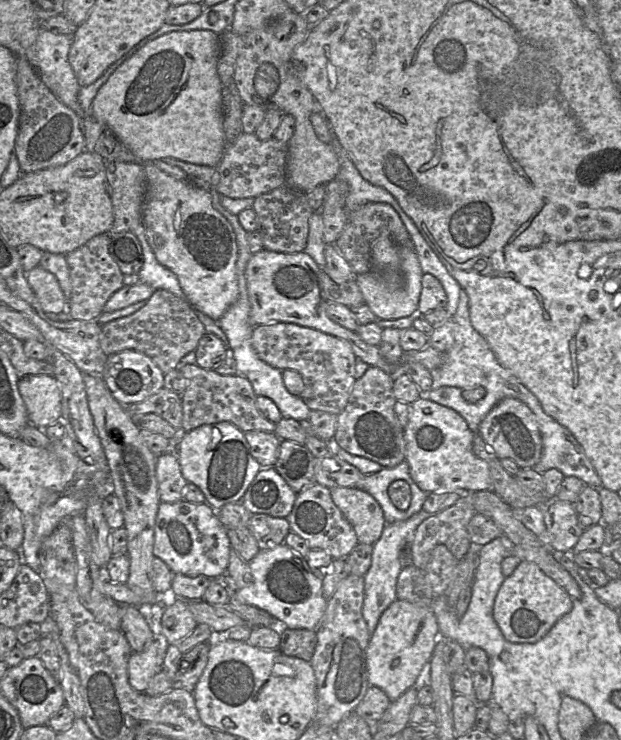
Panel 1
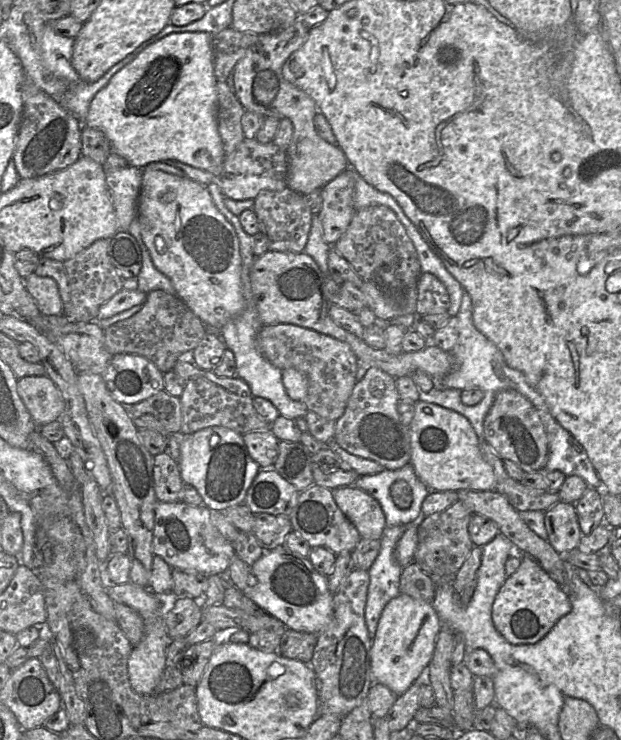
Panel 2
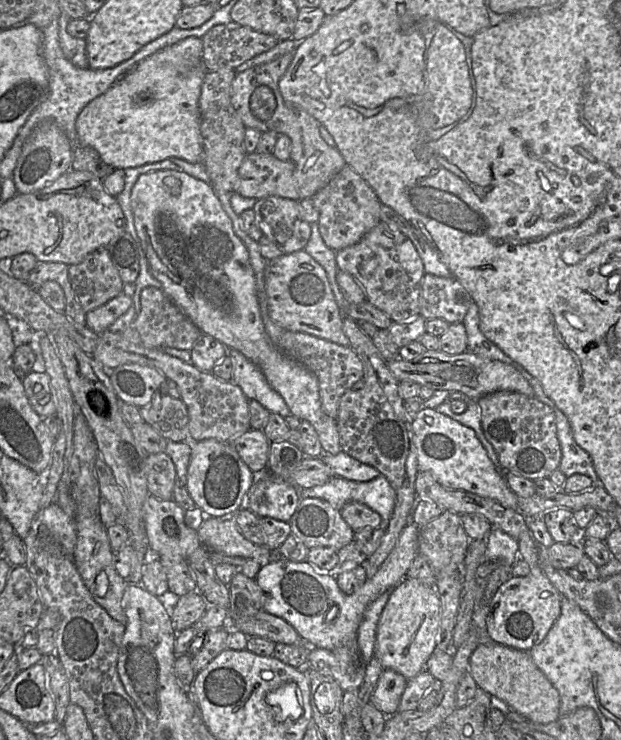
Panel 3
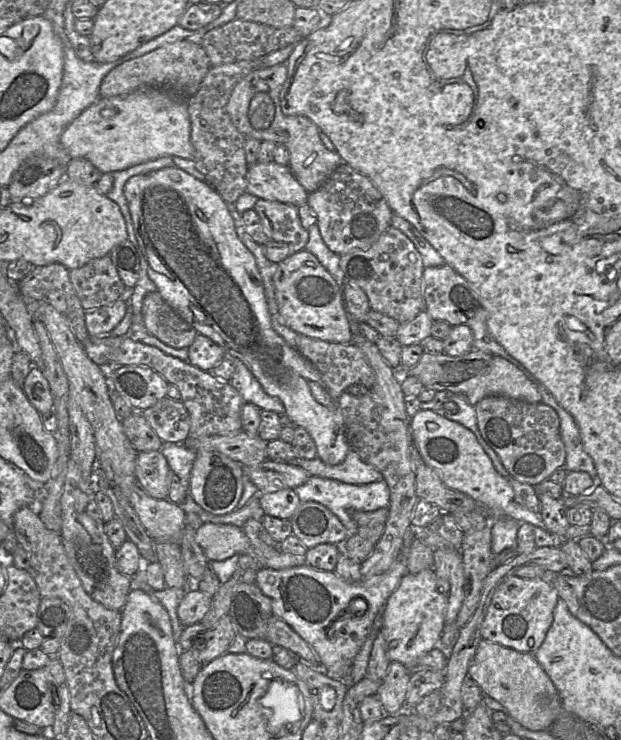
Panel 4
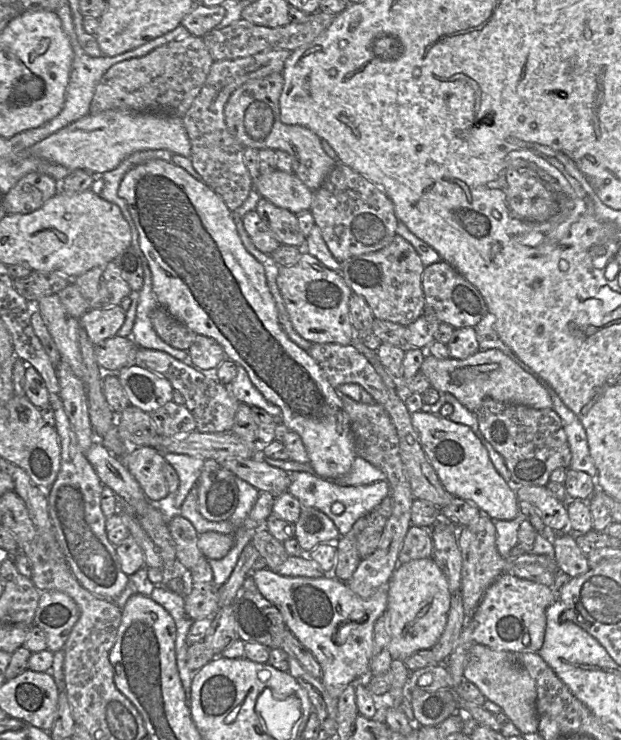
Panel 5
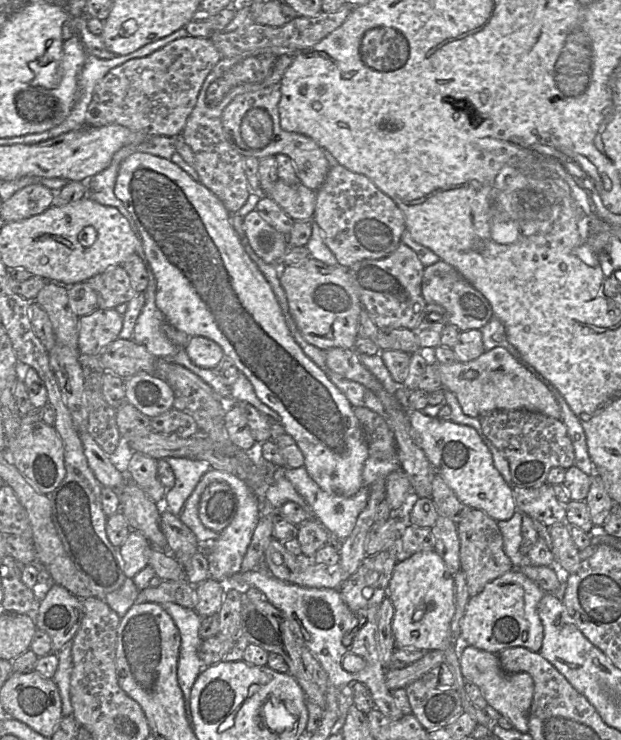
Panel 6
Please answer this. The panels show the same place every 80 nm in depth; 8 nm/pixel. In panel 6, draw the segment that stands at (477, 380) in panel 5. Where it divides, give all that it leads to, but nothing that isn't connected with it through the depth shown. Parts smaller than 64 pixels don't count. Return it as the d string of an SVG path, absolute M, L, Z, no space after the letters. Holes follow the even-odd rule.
M505 348L485 351L470 362L438 363L443 388L453 392L464 414L480 418L493 410L527 410L561 420L562 411L554 394L536 371L519 363Z

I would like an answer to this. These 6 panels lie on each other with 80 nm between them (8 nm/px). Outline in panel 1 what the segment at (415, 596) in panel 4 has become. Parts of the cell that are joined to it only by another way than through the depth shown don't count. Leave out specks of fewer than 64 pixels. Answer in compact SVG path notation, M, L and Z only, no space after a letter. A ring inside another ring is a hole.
M395 600L381 615L367 649L368 681L383 690L392 701L411 688L432 656L439 626L432 608L406 600Z

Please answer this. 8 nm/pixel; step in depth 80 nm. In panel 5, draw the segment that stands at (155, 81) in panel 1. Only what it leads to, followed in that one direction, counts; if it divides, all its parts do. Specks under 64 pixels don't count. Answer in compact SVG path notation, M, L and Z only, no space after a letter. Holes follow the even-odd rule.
M107 110L99 114L88 114L52 134L48 138L29 147L32 156L64 166L68 170L82 169L94 176L115 169L130 154L142 150L165 149L184 157L191 156L191 144L182 118L158 113L133 113Z

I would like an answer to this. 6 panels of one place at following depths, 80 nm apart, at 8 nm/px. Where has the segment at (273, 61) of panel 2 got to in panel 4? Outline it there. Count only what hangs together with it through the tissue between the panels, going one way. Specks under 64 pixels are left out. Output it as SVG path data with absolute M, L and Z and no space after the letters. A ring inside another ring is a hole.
M286 62L252 71L235 85L227 103L227 112L234 126L245 137L284 145L289 151L288 166L310 194L323 185L343 161L337 152L332 152L323 145L319 128L309 118L283 114L279 96L286 78Z

